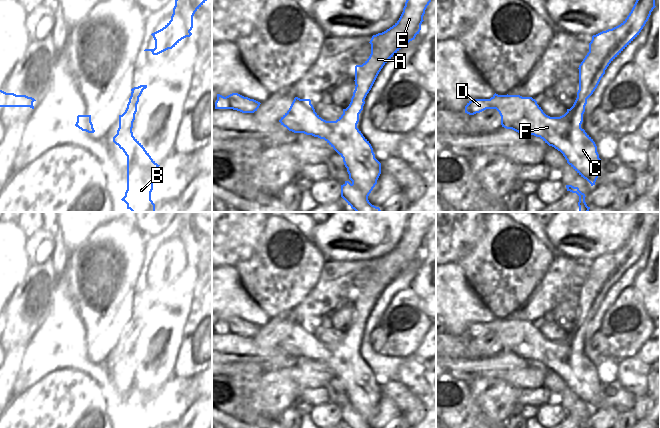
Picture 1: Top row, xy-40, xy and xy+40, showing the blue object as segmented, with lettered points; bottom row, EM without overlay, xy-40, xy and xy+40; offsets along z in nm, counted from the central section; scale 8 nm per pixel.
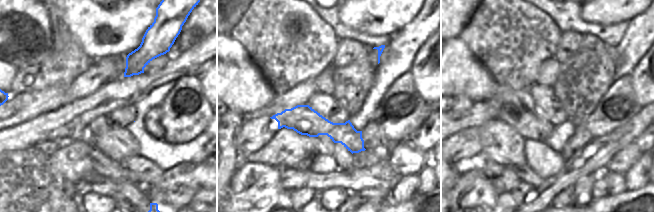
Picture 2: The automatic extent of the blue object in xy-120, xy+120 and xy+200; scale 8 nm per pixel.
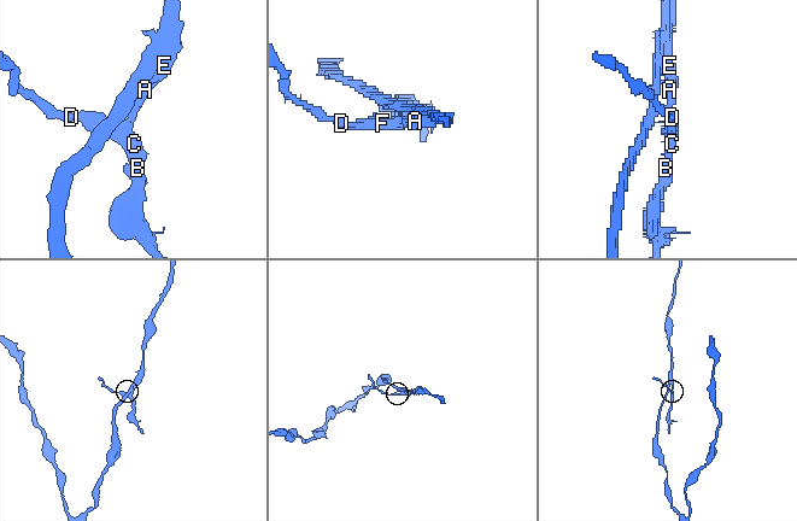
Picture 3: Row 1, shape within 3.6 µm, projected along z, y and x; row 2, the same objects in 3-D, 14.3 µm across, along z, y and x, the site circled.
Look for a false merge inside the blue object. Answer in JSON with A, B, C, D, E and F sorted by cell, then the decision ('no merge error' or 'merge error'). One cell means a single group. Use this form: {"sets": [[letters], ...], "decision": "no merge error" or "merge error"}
{"sets": [["A", "E"], ["B", "C", "D", "F"]], "decision": "merge error"}

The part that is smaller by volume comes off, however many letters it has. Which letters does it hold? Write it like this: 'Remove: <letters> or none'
Remove: B, C, D, F

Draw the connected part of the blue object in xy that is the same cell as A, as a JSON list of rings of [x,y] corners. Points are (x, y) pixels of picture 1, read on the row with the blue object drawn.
[[[406,0],[399,20],[386,31],[372,36],[369,58],[362,65],[355,66],[357,94],[362,95],[364,100],[383,66],[419,34],[430,2],[431,0]]]

